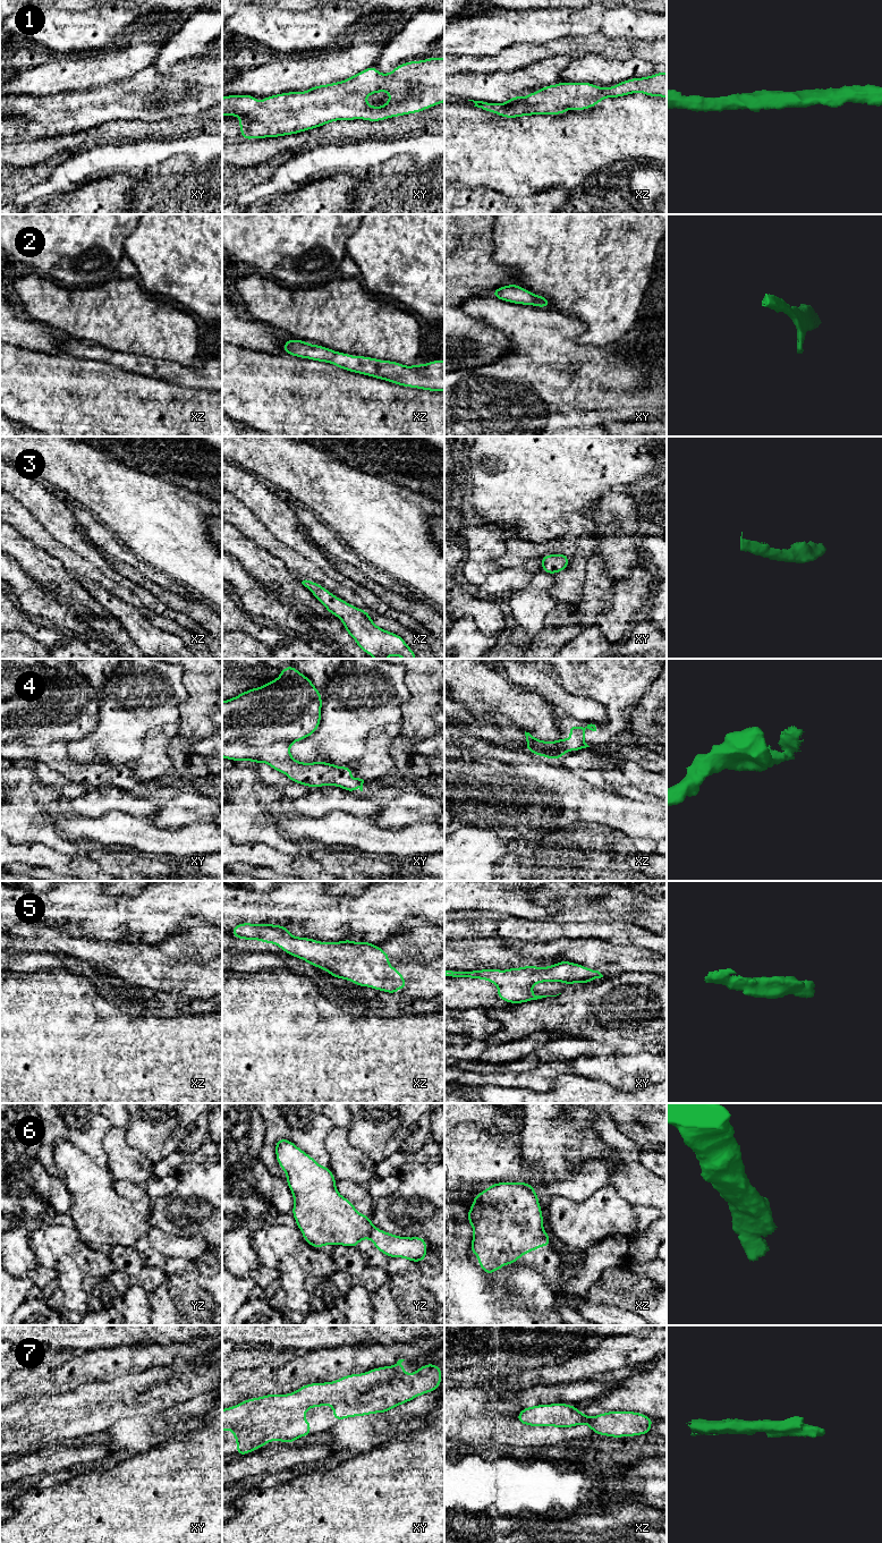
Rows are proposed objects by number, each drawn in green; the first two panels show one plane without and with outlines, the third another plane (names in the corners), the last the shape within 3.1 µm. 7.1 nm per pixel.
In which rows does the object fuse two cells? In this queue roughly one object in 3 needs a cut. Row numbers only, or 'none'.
none

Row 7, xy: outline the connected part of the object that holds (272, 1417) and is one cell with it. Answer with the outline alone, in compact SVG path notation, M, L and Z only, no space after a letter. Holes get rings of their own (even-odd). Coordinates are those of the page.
M399 1359L393 1366L373 1368L362 1374L349 1374L334 1382L309 1383L288 1394L265 1394L251 1398L222 1409L222 1431L231 1430L238 1450L235 1455L247 1455L268 1444L269 1441L296 1442L299 1436L311 1434L311 1422L304 1416L308 1408L331 1405L333 1419L365 1416L385 1411L434 1391L441 1384L442 1370L433 1363L421 1366L412 1374L405 1373Z

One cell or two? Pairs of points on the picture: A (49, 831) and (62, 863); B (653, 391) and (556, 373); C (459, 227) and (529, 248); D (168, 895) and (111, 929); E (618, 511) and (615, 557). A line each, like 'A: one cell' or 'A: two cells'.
A: two cells
B: one cell
C: two cells
D: one cell
E: one cell

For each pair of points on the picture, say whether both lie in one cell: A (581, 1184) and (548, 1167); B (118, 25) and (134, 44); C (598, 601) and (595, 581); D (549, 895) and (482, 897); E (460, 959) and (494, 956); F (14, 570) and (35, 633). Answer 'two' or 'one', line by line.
A: two
B: two
C: one
D: two
E: one
F: two

